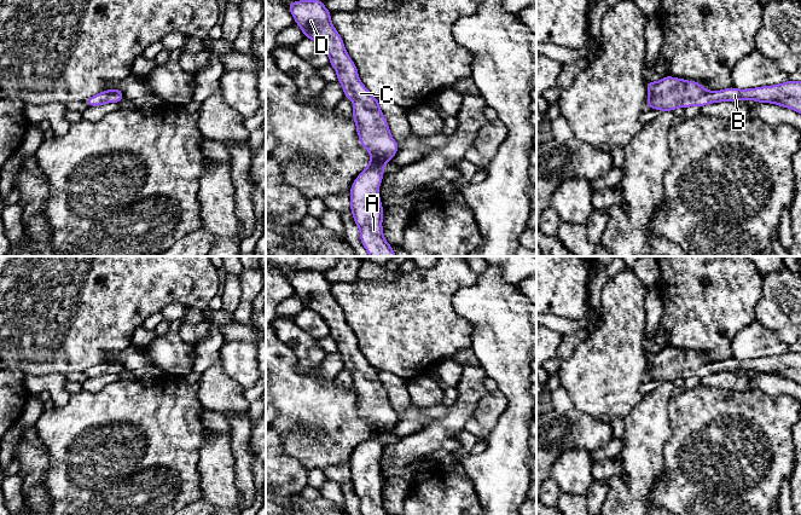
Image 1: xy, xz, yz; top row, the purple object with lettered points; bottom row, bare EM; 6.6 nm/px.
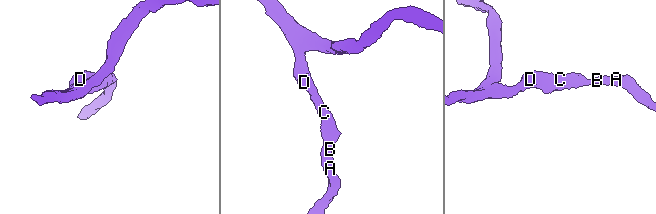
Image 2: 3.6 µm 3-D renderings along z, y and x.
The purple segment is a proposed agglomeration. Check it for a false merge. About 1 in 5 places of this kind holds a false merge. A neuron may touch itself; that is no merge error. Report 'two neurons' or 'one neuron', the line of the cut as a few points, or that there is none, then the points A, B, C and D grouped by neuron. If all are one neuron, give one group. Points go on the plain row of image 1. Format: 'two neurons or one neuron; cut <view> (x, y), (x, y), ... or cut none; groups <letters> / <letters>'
one neuron; cut none; groups A B C D

